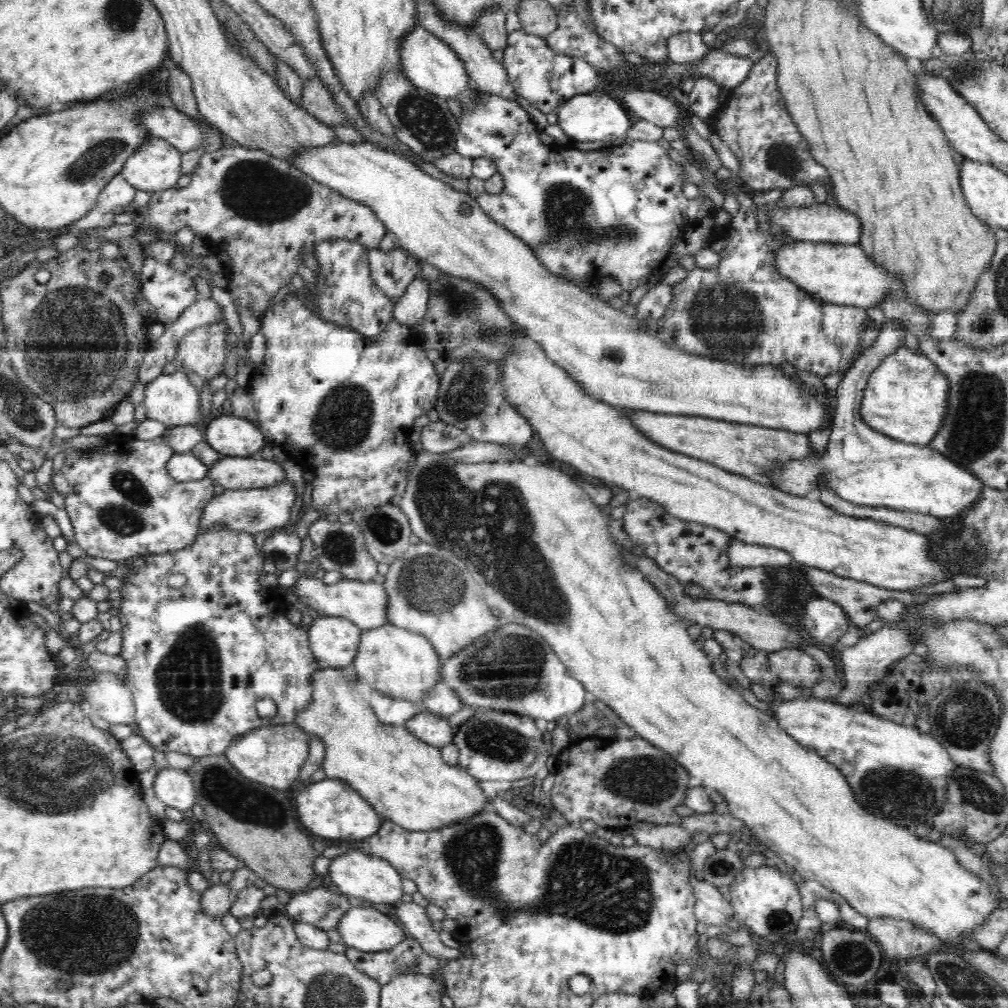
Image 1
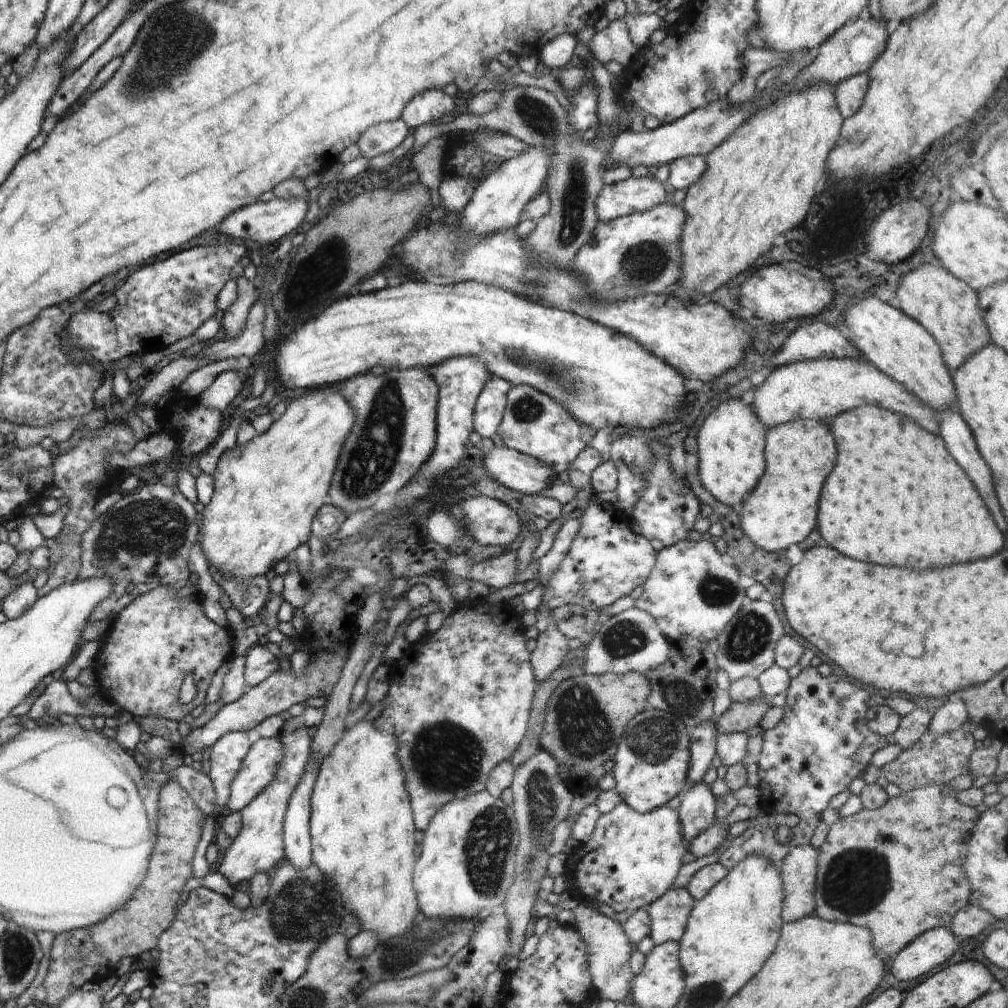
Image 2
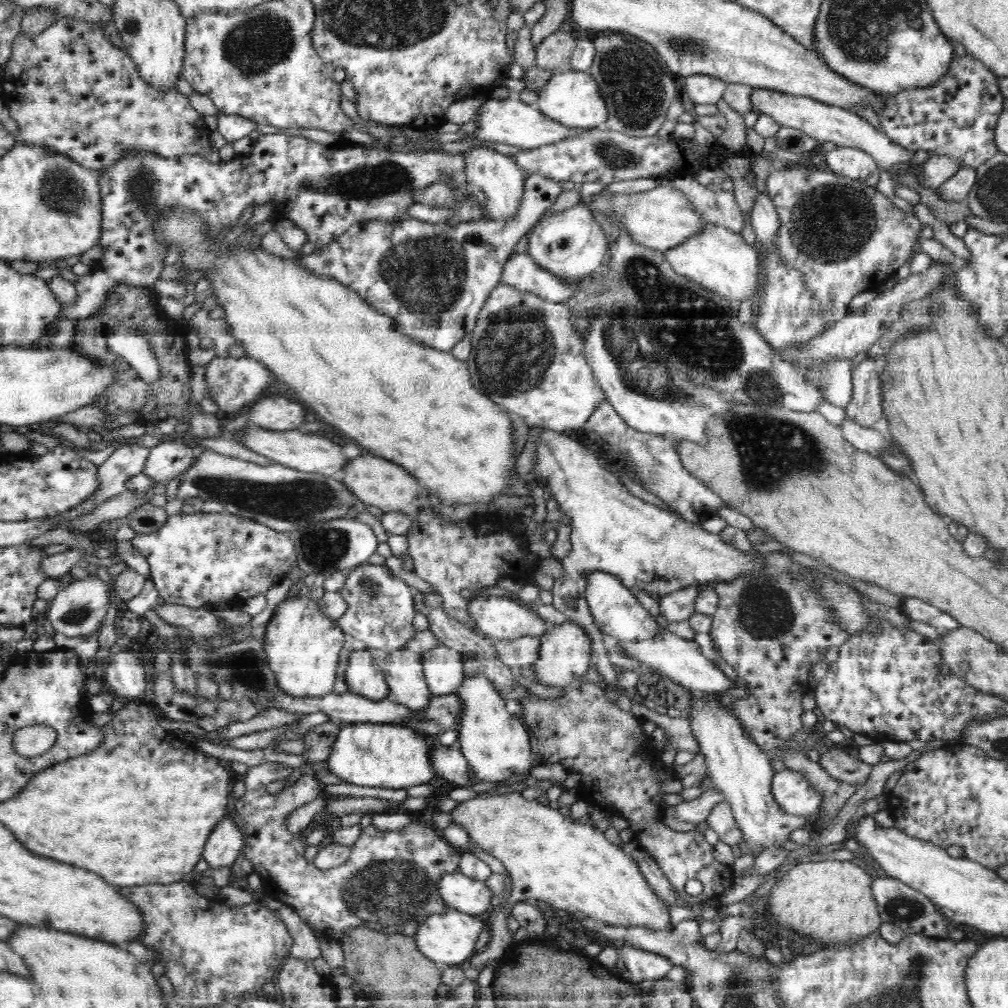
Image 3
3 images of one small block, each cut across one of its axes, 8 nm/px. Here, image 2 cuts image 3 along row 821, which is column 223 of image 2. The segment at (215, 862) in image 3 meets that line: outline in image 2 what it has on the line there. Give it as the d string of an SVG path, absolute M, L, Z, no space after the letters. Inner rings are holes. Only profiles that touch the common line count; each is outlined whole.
M308 192L304 198L298 200L284 200L283 198L274 198L268 202L256 201L236 210L220 222L217 232L223 234L232 241L255 242L260 245L276 242L286 234L291 235L292 230L296 230L302 224L306 211L308 210Z

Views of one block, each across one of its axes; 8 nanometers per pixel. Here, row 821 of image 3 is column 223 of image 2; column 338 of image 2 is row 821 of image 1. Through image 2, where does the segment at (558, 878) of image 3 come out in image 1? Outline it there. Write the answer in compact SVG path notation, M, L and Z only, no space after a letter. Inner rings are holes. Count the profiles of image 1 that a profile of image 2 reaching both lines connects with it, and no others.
M324 667L313 674L313 683L310 678L310 686L313 686L312 702L306 705L298 714L293 718L293 723L299 726L310 737L320 738L323 740L325 748L325 758L321 768L324 769L326 778L338 778L345 780L354 790L360 792L360 796L365 798L373 807L374 810L385 820L392 819L392 822L406 828L408 831L429 831L437 829L442 825L454 824L455 822L464 822L464 818L472 816L477 812L484 811L484 802L488 800L478 785L479 780L470 776L470 774L459 765L448 765L443 760L441 749L432 746L417 736L414 736L404 724L402 725L388 725L380 722L373 711L371 705L366 701L365 692L357 688L354 681L349 676L346 676L344 671L339 671L334 668Z

